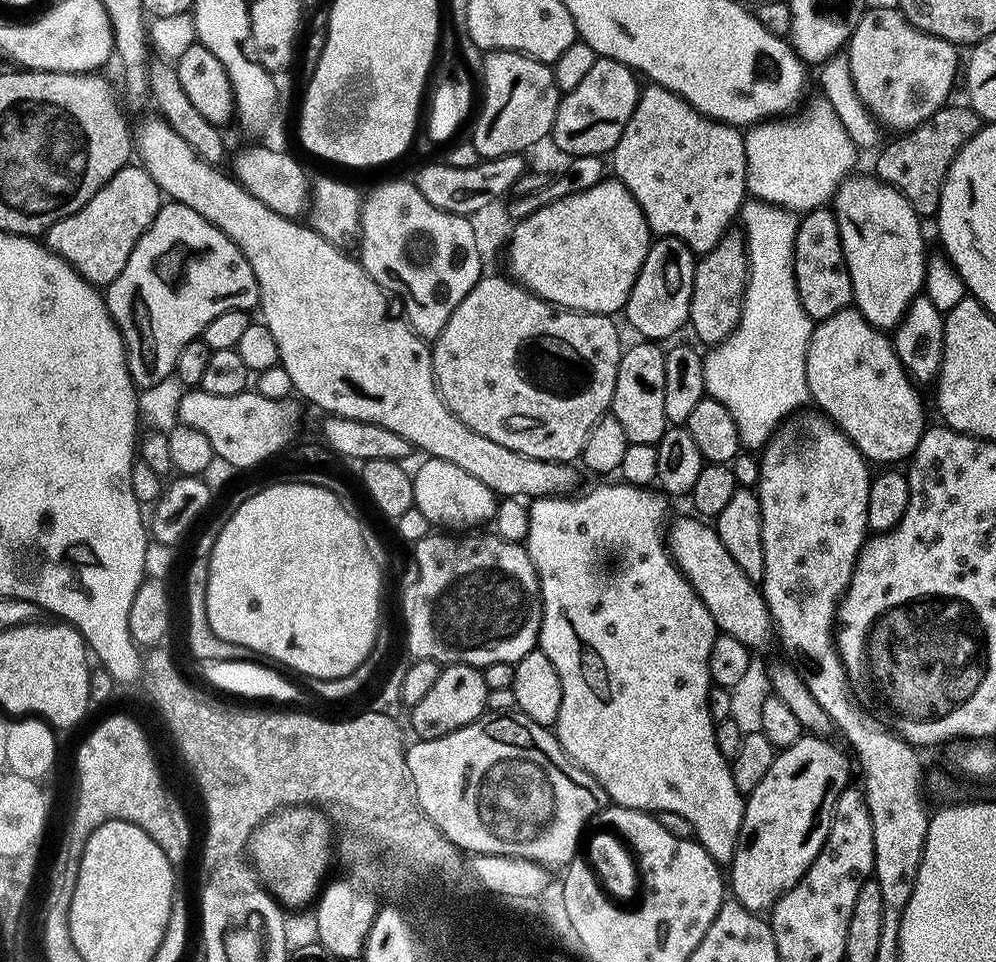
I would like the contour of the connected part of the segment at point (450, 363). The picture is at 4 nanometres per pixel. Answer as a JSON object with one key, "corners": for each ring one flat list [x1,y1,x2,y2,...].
{"corners":[[481,275,431,345,436,389,449,410,482,438,530,458,575,461,592,428,611,409,622,353,620,332,611,315,558,308,505,276]]}

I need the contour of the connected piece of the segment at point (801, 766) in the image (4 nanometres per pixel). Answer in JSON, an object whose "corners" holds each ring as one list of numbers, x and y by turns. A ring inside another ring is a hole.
{"corners":[[801,735,798,742,777,751,770,770,766,770,766,778,762,778,762,782,758,782,758,786,747,793,738,842,726,872,731,895,742,906,746,906,746,910,757,914,767,913,778,898,794,887,806,874,806,870,810,870,814,858,818,858,830,834,834,806,850,784,848,760,844,757,845,749,841,748,835,748,830,741,820,736]]}

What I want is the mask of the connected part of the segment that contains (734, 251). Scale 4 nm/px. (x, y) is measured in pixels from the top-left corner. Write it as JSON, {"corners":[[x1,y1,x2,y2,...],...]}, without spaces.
{"corners":[[729,230,718,246,714,246,714,250,703,253,695,263,693,296,690,298,688,316,690,328,696,331,701,345,720,344,735,331,742,318,749,274,747,242,743,231]]}

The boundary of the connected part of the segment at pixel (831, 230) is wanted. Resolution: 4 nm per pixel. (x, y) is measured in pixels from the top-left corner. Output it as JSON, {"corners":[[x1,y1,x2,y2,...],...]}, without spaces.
{"corners":[[816,208,799,219,794,266,799,298,813,320,822,321,851,303,852,283,841,250,837,218,831,209]]}

